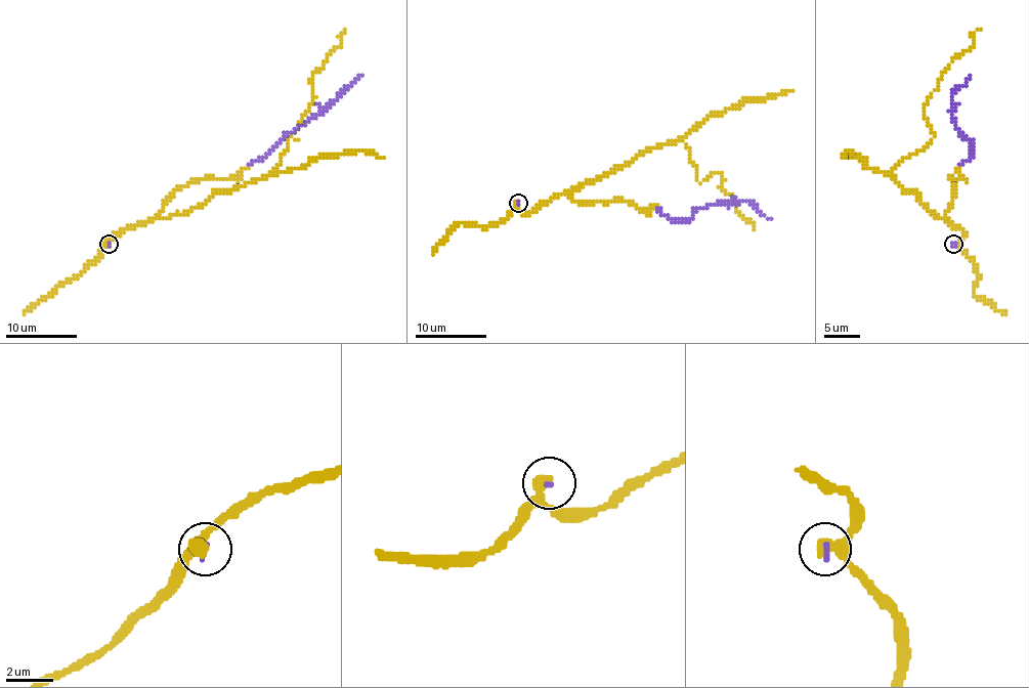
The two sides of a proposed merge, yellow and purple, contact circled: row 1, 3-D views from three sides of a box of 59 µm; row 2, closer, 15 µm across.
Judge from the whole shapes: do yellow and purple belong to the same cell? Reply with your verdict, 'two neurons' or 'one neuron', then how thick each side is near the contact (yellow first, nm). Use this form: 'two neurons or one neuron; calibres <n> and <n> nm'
one neuron; calibres 400 and 240 nm

